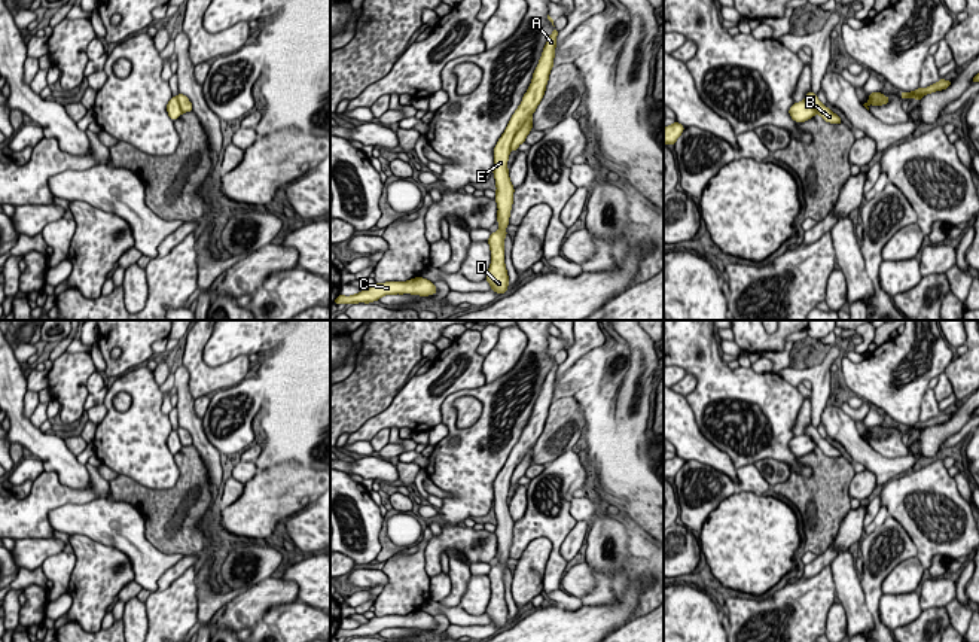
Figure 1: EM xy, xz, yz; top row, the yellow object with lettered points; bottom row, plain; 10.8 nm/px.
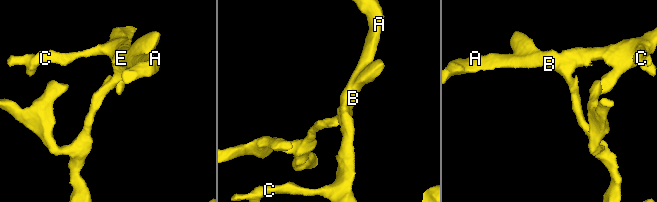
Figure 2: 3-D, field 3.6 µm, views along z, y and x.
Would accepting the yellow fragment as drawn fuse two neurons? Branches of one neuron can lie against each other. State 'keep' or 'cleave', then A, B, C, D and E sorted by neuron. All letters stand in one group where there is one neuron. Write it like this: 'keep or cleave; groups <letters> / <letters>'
cleave; groups A C D E / B

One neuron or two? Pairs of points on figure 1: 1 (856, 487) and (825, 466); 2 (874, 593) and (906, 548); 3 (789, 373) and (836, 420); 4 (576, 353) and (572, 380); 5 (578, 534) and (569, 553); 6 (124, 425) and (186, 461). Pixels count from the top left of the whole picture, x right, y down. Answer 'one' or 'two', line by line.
1: two
2: one
3: two
4: two
5: one
6: two

